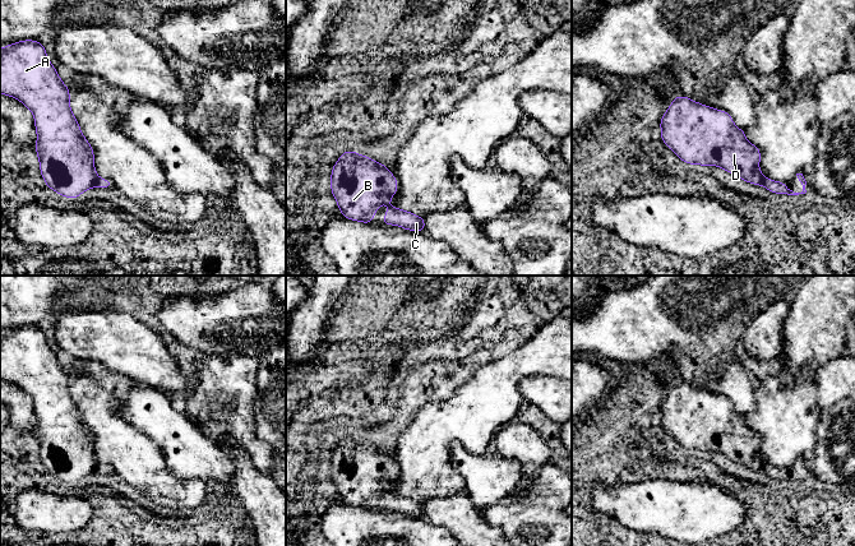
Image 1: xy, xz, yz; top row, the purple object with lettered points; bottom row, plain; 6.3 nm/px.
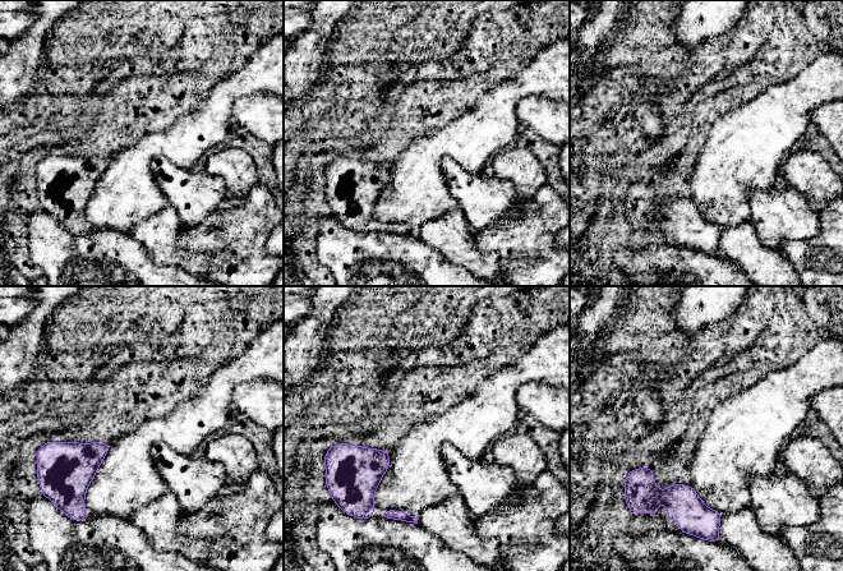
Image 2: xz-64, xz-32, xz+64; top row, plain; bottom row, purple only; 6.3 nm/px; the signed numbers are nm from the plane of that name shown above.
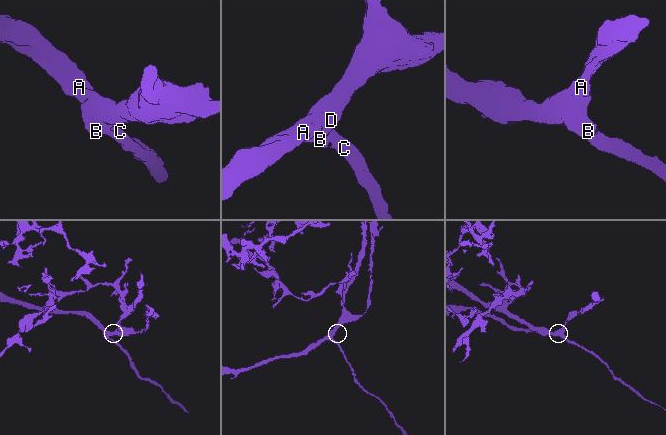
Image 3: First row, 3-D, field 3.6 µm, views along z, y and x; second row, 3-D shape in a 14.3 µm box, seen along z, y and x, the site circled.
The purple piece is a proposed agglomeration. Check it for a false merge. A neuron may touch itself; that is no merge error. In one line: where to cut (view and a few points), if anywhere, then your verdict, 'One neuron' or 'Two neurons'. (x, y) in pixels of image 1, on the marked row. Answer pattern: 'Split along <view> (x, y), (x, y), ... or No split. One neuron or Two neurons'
No split. One neuron

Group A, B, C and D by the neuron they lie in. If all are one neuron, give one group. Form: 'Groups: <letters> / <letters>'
Groups: A B C D

